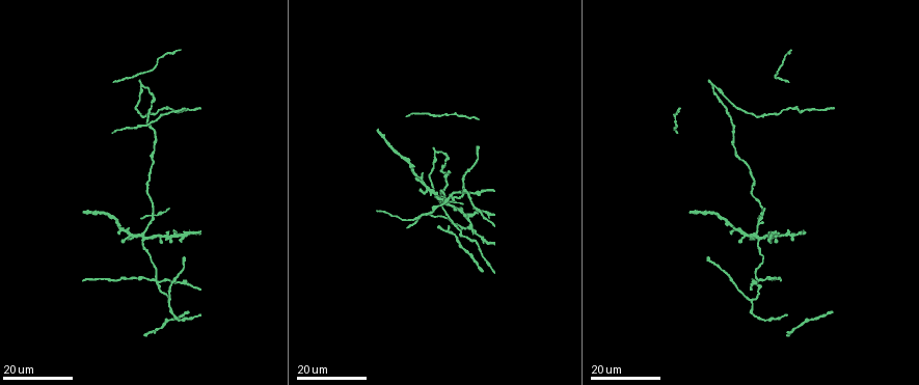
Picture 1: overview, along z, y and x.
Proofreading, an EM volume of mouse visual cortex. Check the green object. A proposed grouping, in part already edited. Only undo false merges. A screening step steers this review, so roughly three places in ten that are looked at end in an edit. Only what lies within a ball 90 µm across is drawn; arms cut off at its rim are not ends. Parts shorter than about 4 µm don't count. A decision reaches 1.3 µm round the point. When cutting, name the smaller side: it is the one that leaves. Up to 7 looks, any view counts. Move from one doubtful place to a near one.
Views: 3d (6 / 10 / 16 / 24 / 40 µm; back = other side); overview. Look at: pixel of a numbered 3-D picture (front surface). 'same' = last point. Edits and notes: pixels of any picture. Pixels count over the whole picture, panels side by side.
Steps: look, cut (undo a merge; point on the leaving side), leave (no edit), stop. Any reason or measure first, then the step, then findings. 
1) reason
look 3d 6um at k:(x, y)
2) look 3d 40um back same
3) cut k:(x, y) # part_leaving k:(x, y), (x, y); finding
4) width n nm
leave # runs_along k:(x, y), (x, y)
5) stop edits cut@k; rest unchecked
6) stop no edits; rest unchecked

looks like a crossing
look 3d 16um at 1:(154, 215)

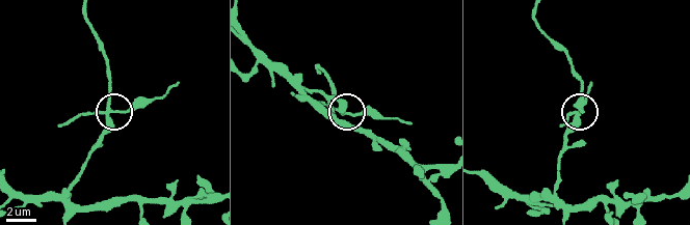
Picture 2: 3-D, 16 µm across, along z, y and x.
closer look
look 3d 6um at 2:(345, 115)

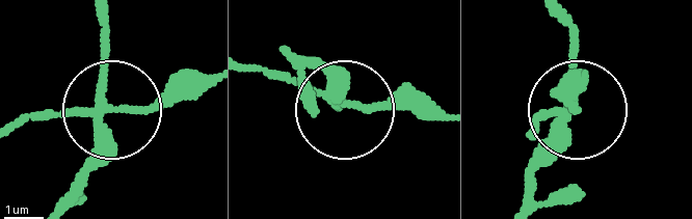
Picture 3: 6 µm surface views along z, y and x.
arms 4
cut 3:(47, 109) # part_leaving 3:(102, 107), (158, 107), (208, 90); two neurons meet here

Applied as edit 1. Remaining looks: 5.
look overview

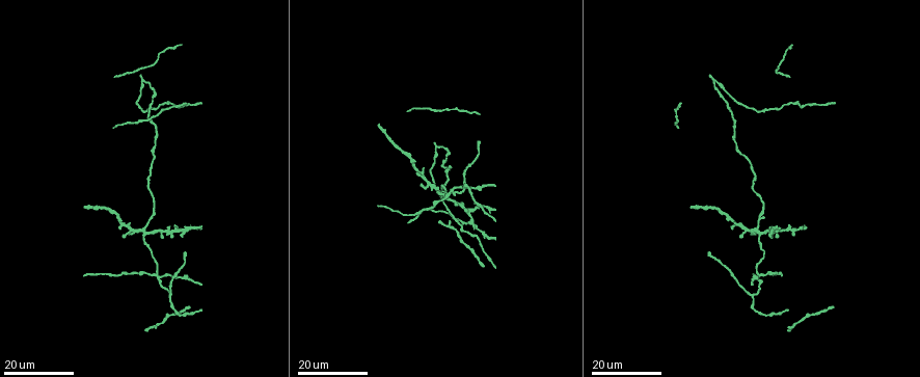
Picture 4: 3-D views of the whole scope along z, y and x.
three-way junction
look 3d 16um at 4:(437, 189)

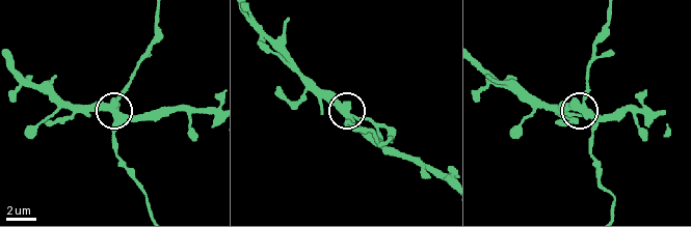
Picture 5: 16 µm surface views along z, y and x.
zoom in
look 3d 6um at 5:(343, 108)

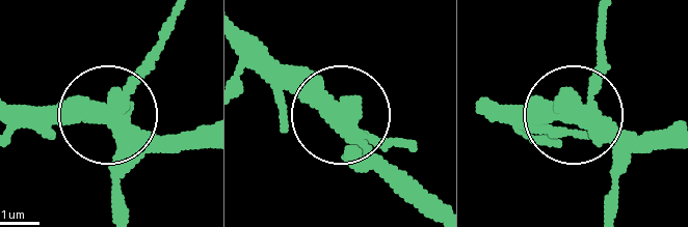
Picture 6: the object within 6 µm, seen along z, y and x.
leave # runs_along 6:(603, 21), (603, 69), (576, 107), (497, 110); one neuron here

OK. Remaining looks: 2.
look 3d 16um at 4:(470, 213)

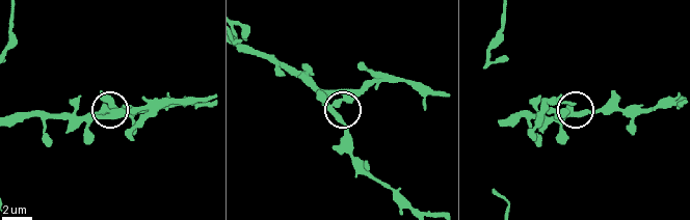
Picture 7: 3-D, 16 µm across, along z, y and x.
look 3d 6um at 7:(573, 111)

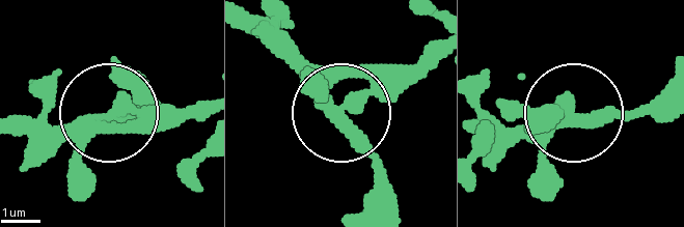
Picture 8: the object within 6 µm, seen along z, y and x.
side_arm 8 um
leave # all the same neuron

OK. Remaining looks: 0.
stop edits cut@3; rest unchecked

